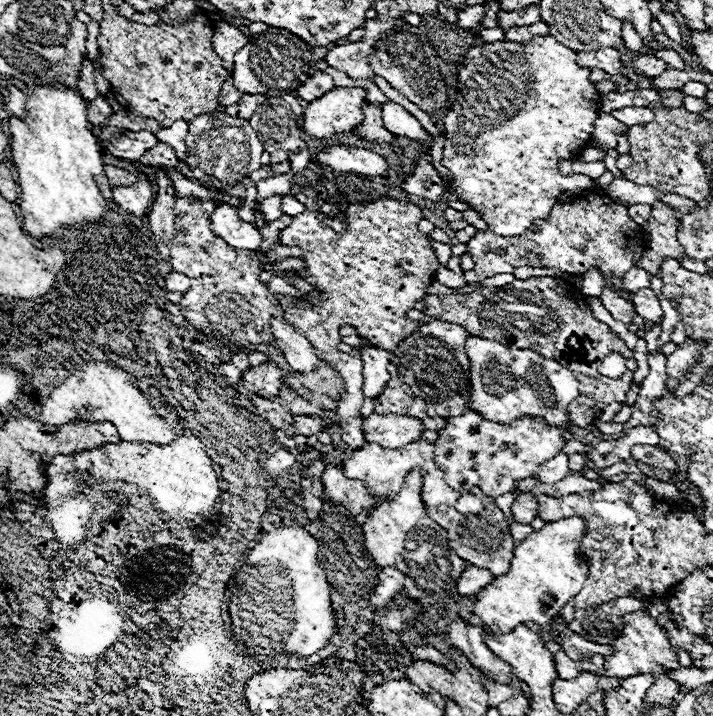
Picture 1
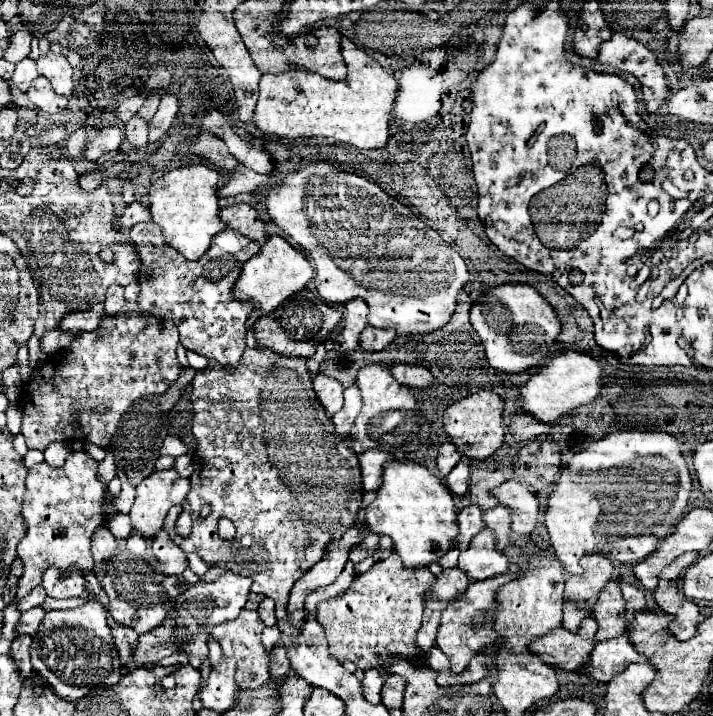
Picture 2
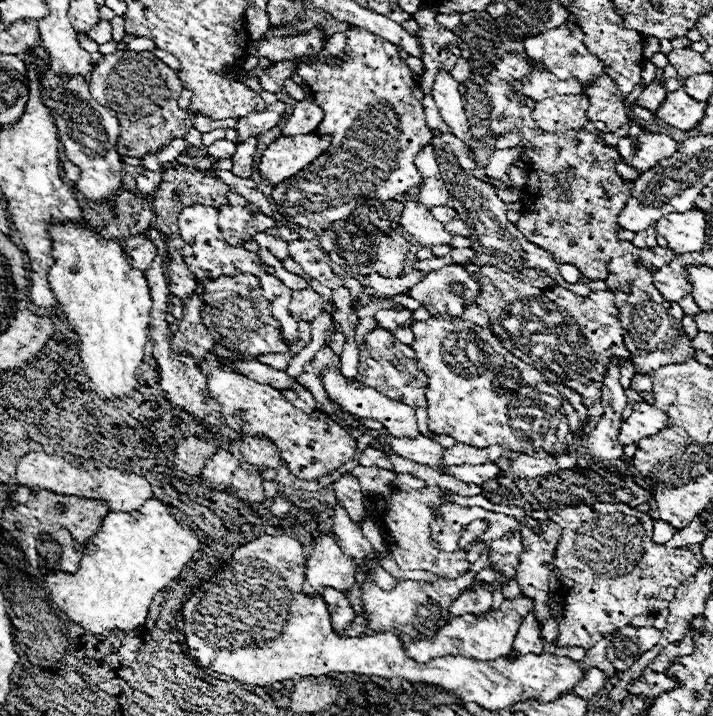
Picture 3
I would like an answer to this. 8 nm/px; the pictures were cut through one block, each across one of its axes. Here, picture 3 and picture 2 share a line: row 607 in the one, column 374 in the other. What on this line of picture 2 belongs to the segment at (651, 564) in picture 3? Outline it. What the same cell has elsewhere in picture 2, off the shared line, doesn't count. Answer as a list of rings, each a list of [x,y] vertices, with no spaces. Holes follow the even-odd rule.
[[[396,552],[386,560],[378,560],[368,572],[358,574],[342,598],[318,604],[318,622],[324,628],[330,656],[340,664],[350,660],[360,670],[376,668],[384,678],[392,676],[386,668],[400,660],[426,662],[424,650],[416,644],[416,634],[428,602],[426,592],[434,580],[436,576],[428,568],[406,568]]]

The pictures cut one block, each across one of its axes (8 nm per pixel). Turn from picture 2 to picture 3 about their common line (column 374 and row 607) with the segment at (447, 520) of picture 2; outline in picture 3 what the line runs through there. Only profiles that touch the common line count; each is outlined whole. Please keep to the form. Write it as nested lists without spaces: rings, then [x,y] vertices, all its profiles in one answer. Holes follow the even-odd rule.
[[[523,595],[514,598],[514,600],[504,598],[504,602],[498,610],[488,610],[486,614],[480,614],[480,616],[476,616],[476,614],[456,616],[456,618],[448,620],[446,626],[442,626],[432,638],[406,644],[408,656],[414,658],[416,662],[418,660],[428,662],[432,658],[456,656],[456,654],[476,658],[476,660],[496,660],[500,656],[512,656],[514,636],[516,636],[523,618],[529,611],[533,611],[533,601],[530,598]]]

